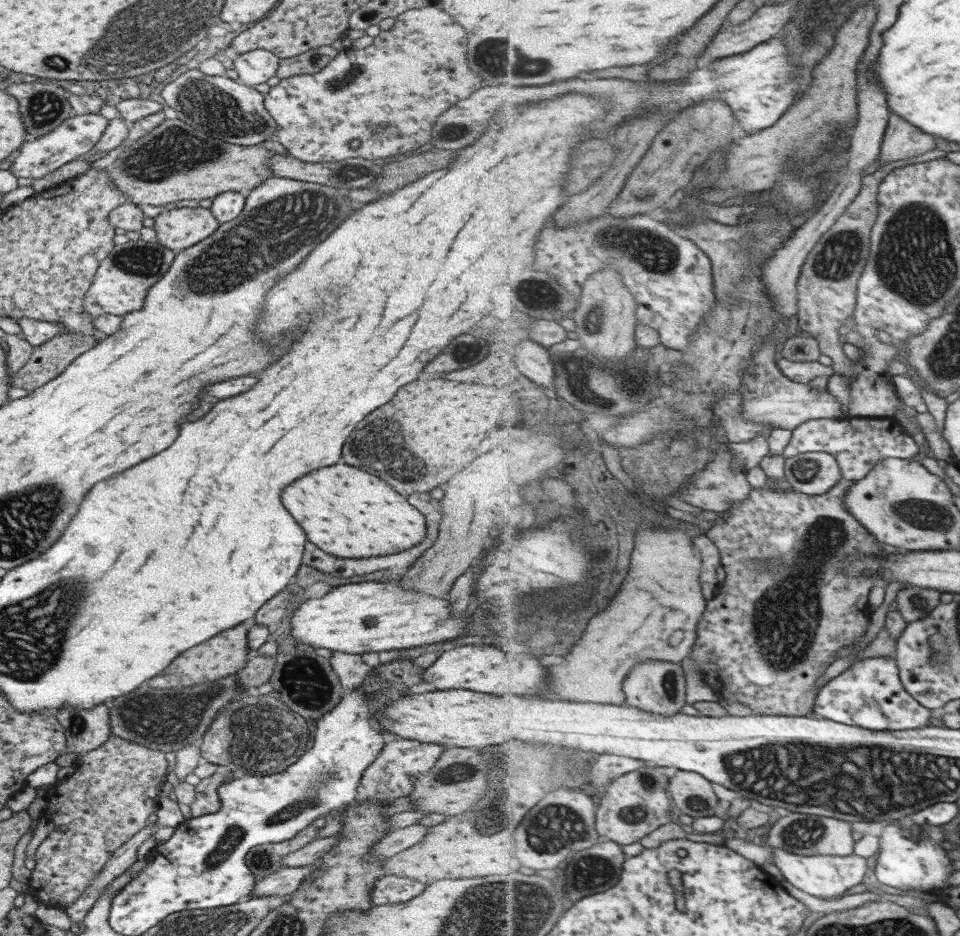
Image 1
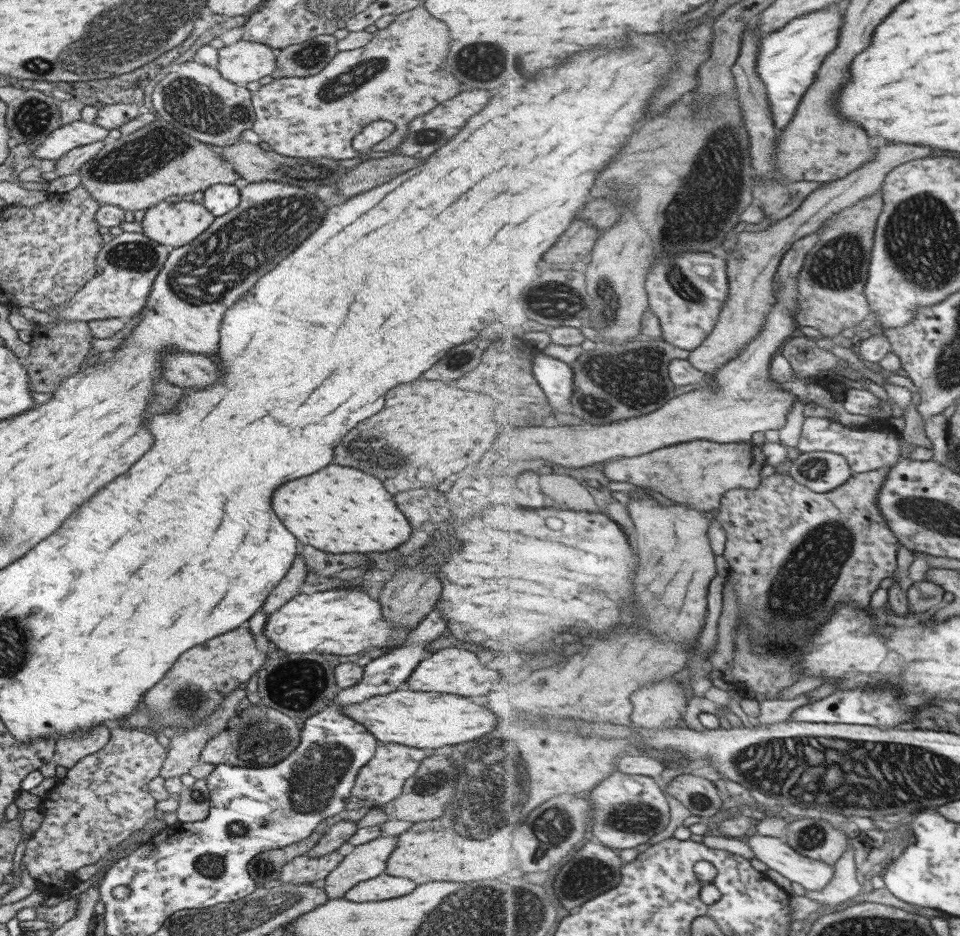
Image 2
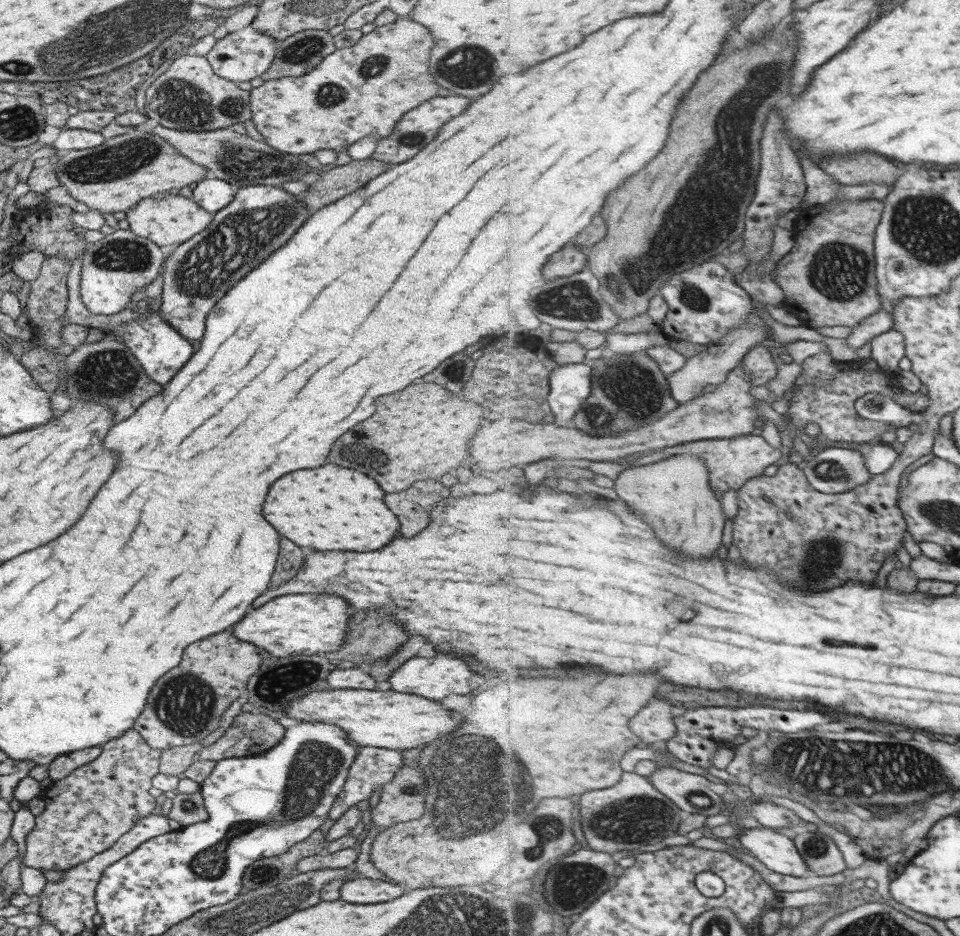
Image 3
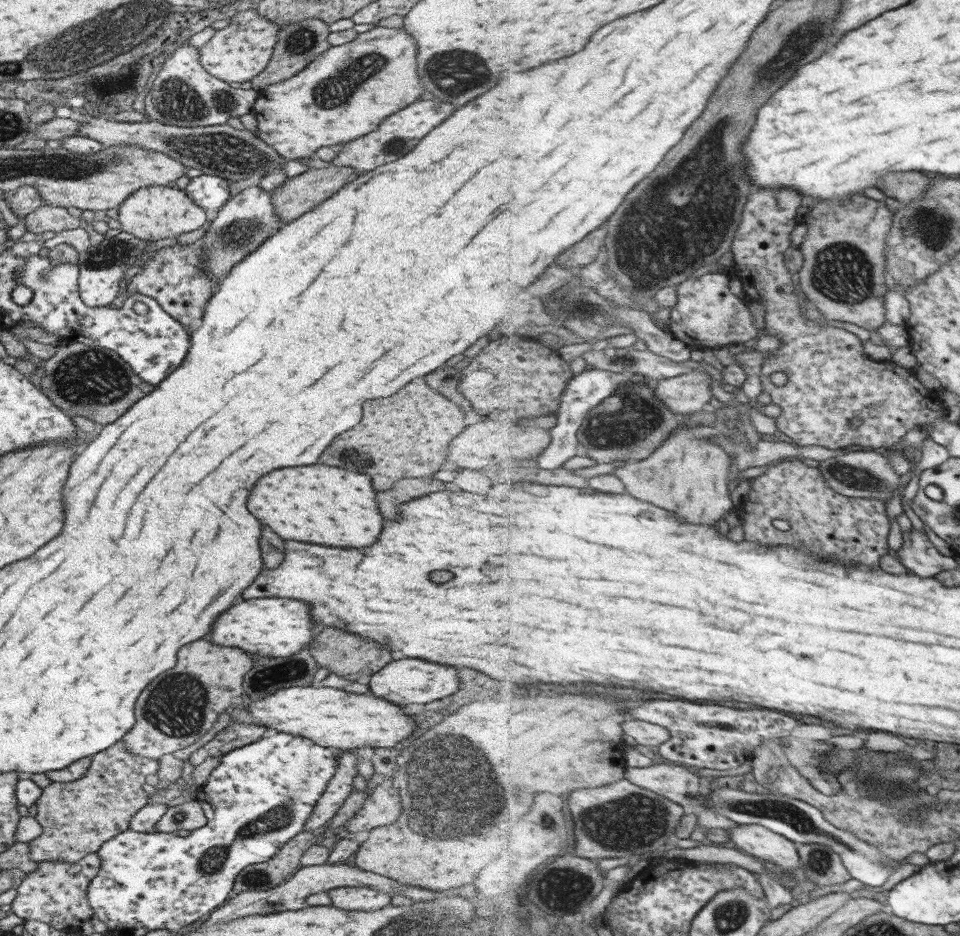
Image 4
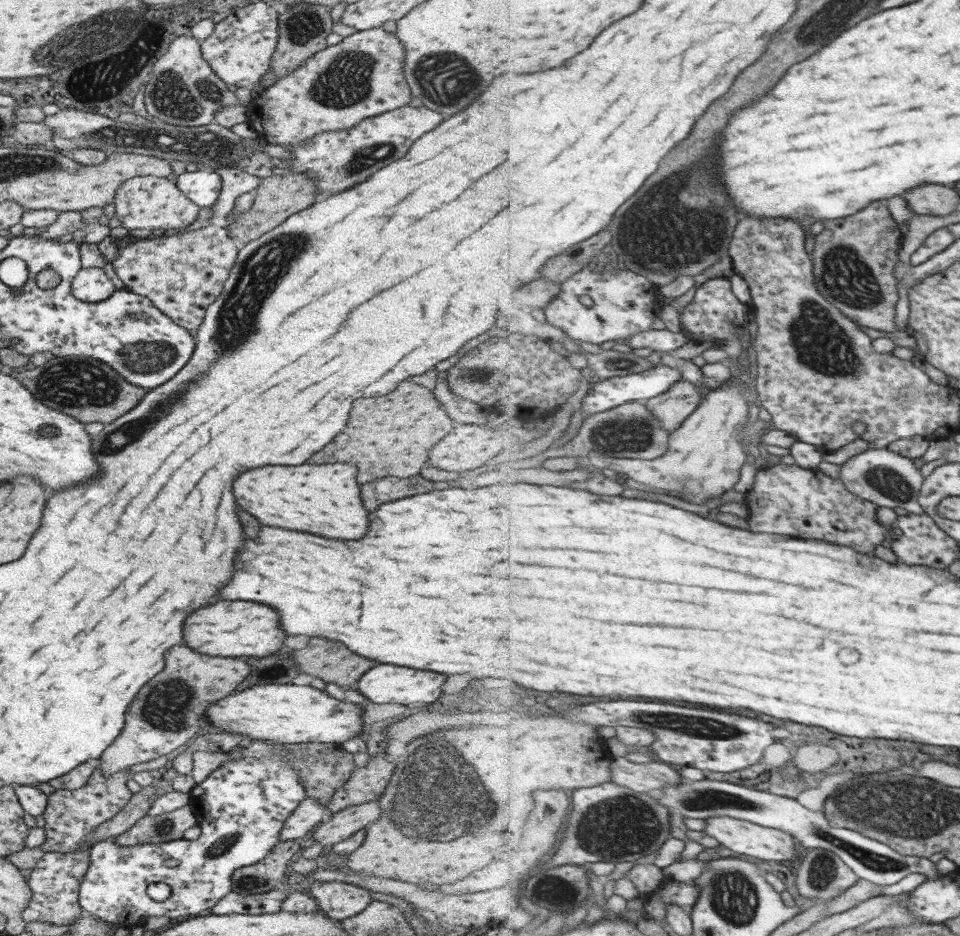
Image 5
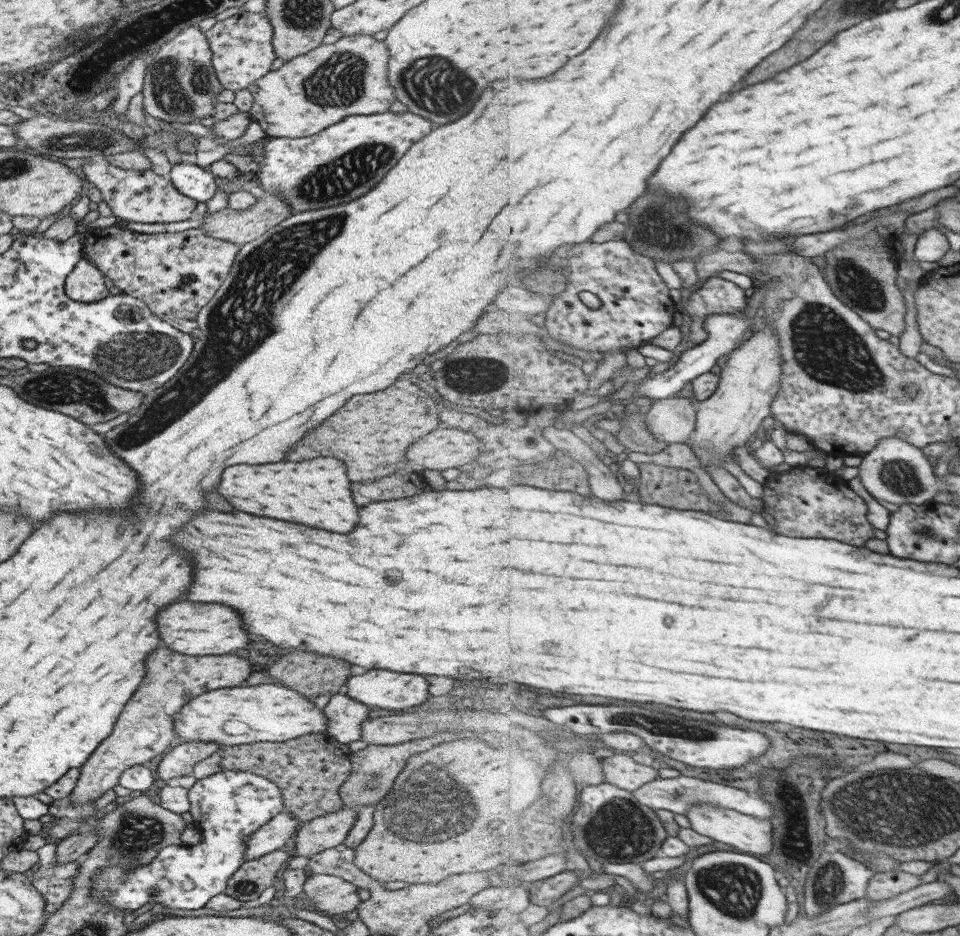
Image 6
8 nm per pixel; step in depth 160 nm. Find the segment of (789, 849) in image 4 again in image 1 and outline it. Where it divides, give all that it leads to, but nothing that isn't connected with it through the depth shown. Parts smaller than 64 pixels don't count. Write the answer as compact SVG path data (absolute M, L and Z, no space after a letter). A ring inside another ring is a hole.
M773 848L773 862L781 869L783 876L798 889L824 900L836 900L844 897L848 890L858 884L864 884L868 872L867 858L856 853L850 856L820 854L804 856L794 854L786 849Z

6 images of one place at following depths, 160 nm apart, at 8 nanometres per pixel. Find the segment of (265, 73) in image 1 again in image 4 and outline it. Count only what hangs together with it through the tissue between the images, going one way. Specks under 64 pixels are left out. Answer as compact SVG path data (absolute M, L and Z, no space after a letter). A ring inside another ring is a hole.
M256 8L241 10L231 18L228 26L217 30L214 36L199 48L200 63L211 76L224 82L250 82L268 67L279 29L280 26L260 14Z

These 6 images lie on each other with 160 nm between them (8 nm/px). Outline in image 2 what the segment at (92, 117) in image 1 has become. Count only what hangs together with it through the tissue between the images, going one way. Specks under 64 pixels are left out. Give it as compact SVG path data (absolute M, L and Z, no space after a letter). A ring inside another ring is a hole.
M82 119L70 124L64 123L42 140L33 153L37 162L39 160L56 160L73 148L105 140L108 134L107 128L85 122Z

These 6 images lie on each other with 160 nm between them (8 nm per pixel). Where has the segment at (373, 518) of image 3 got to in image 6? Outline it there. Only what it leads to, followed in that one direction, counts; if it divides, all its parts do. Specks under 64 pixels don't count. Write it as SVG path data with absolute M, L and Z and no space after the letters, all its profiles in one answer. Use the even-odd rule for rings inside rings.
M336 458L228 466L218 484L218 492L234 508L256 516L298 522L340 534L348 534L358 524L358 506L352 500L346 466Z

